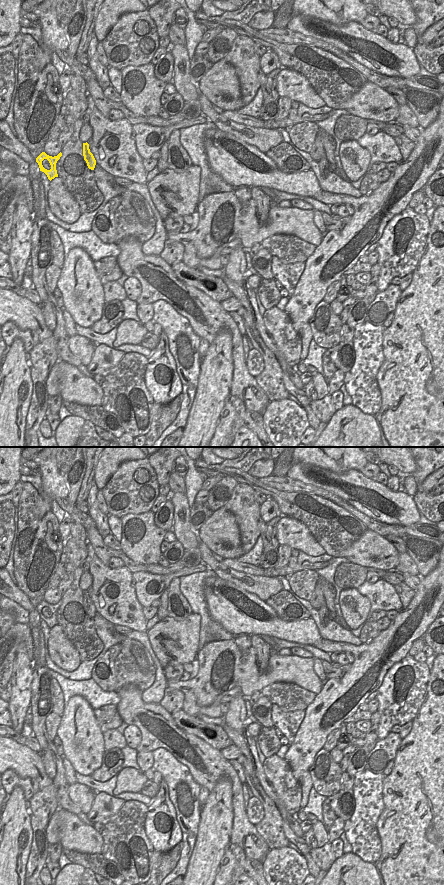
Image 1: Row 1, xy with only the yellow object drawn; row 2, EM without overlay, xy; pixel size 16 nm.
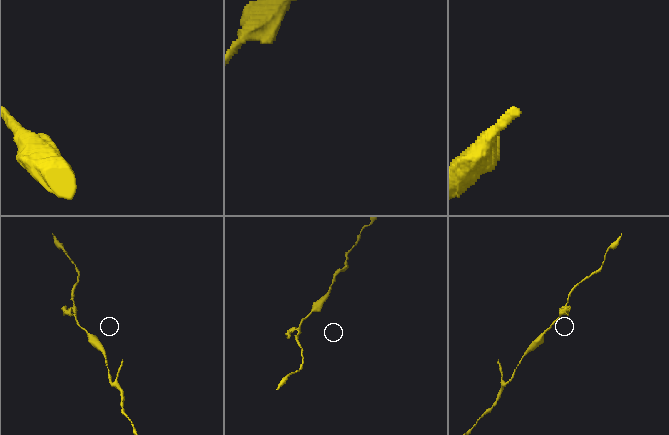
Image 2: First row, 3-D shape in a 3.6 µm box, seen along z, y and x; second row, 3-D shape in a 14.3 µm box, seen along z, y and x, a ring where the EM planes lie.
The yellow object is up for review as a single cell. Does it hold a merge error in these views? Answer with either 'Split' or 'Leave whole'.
Split

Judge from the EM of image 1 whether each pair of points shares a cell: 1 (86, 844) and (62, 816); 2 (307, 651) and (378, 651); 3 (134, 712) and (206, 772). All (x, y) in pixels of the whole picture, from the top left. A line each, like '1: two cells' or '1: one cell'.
1: one cell
2: two cells
3: one cell

